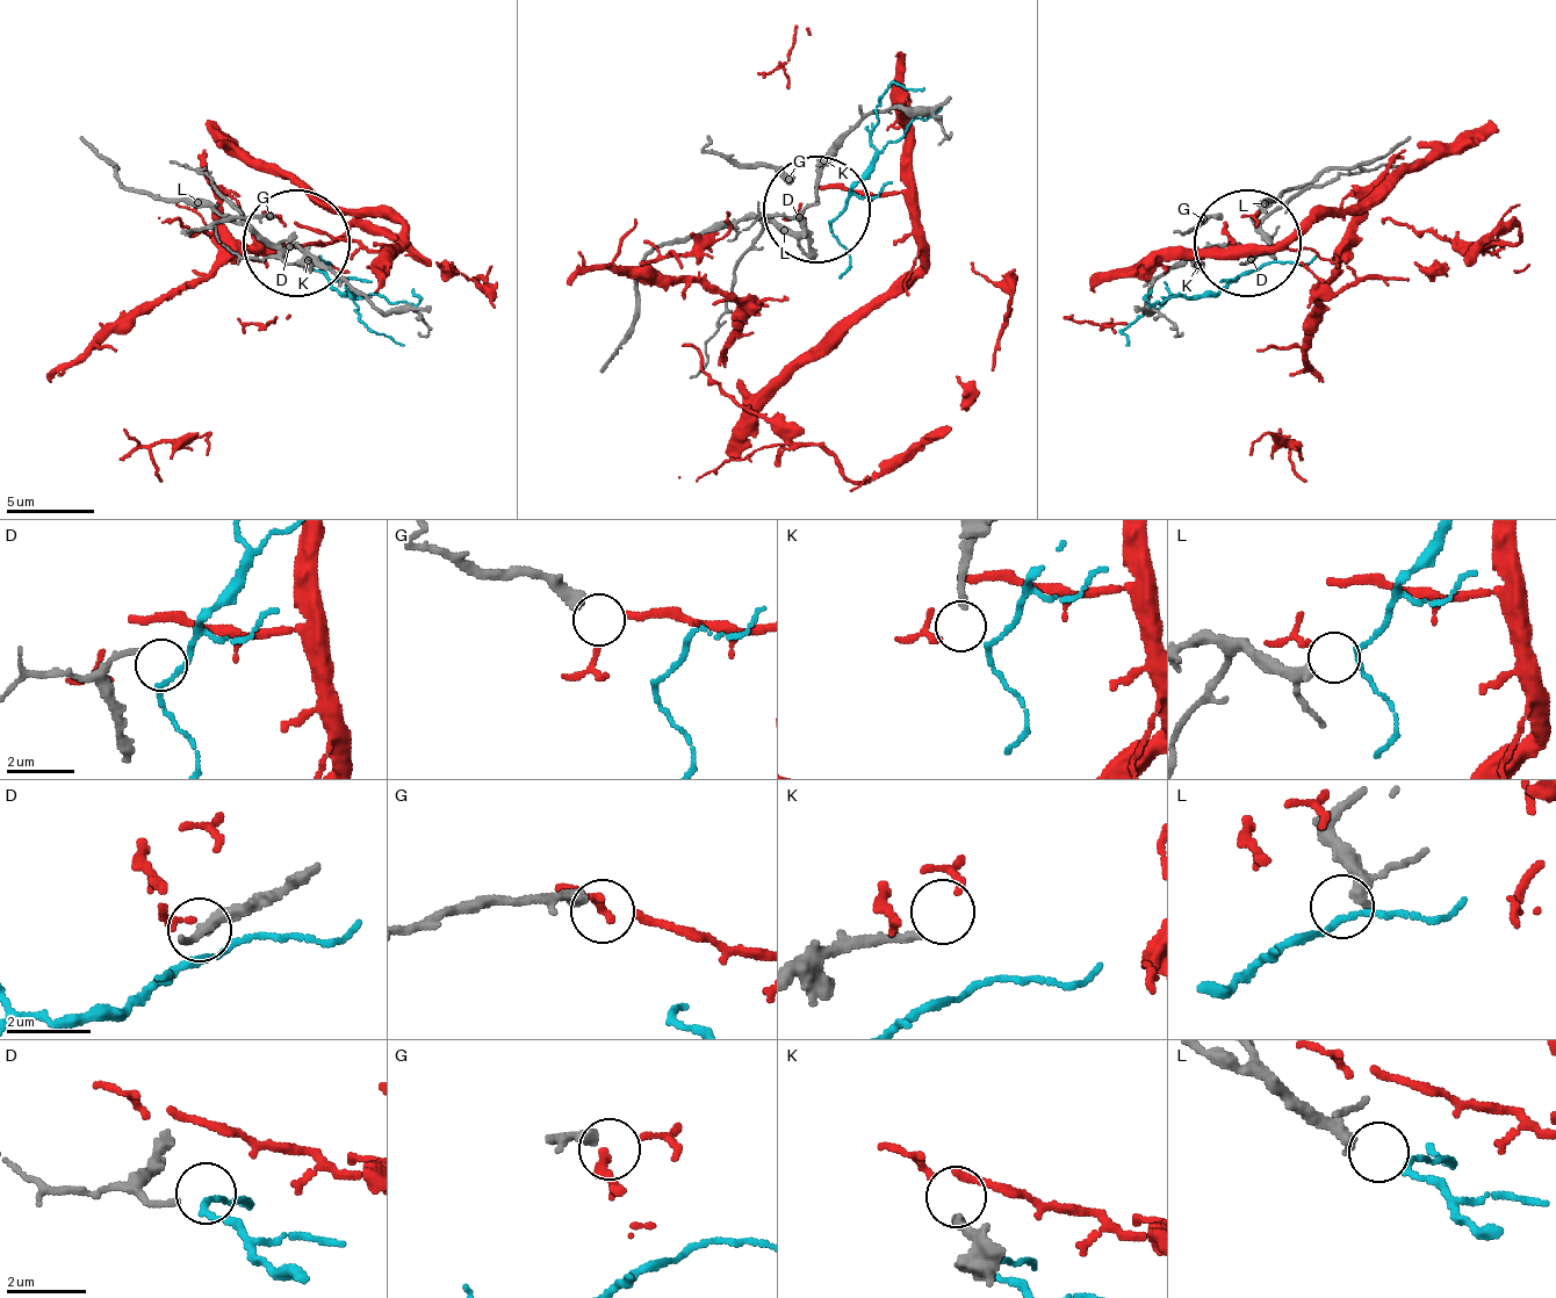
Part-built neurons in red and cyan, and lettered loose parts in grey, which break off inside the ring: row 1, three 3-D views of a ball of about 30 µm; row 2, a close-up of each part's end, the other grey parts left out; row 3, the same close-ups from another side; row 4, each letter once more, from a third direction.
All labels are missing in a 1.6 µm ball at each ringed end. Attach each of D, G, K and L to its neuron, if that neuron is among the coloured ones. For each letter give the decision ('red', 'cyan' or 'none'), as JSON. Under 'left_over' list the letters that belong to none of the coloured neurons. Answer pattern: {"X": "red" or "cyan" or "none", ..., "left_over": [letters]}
{"D": "none", "G": "red", "K": "none", "L": "cyan", "left_over": ["D", "K"]}

